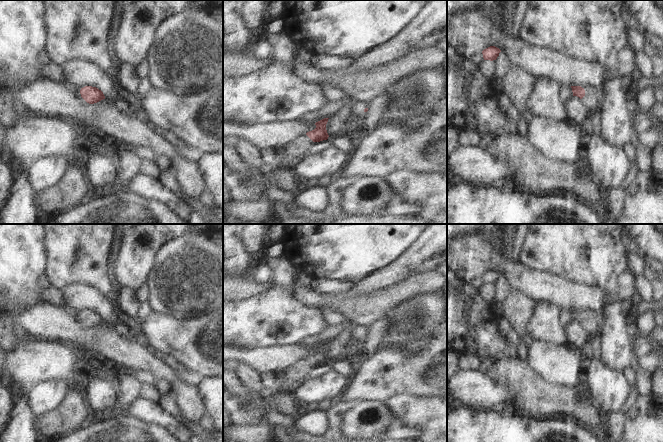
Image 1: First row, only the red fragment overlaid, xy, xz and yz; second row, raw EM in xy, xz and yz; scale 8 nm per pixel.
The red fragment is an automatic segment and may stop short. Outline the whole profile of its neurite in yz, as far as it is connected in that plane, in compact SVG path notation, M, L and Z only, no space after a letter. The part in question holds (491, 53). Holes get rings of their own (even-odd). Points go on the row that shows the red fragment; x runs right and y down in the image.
M490 46L482 51L484 60L496 60L501 50L495 46Z

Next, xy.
M92 86L77 88L74 95L80 102L87 102L89 104L94 104L105 99L103 92L98 88Z

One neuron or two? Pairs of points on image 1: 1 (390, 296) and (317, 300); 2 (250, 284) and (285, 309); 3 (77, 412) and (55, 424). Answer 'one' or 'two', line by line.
1: one
2: two
3: one

